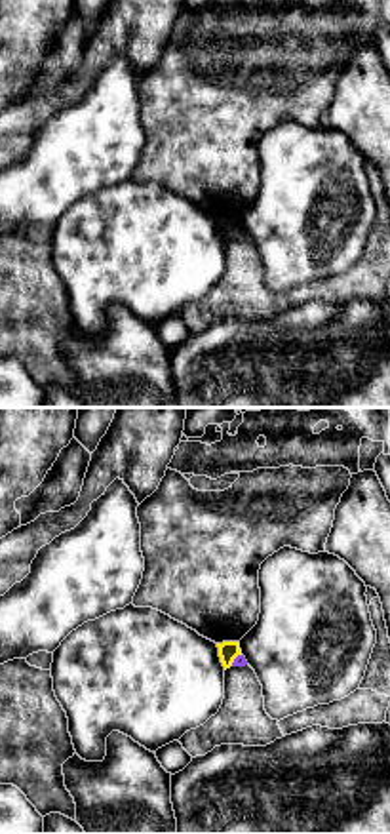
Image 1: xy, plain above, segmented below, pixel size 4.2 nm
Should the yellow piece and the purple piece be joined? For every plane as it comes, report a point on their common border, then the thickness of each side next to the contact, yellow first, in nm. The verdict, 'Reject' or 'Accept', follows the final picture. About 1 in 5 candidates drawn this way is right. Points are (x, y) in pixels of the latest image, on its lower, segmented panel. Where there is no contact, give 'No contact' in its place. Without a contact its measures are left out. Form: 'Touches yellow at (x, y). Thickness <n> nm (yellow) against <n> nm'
Touches yellow at (234, 657). Thickness 80 nm (yellow) against 50 nm

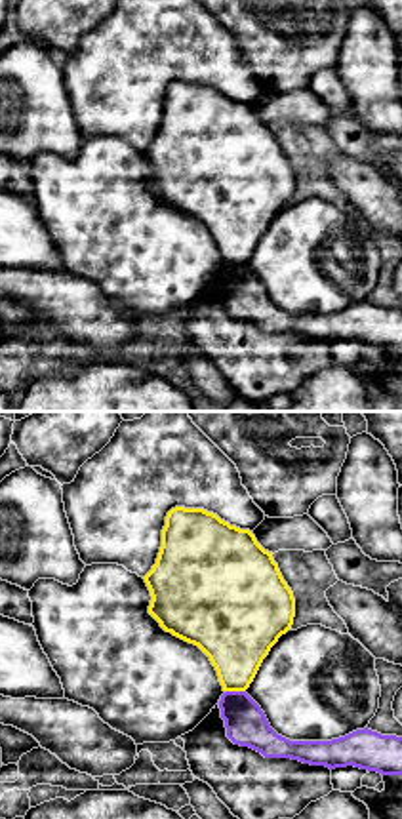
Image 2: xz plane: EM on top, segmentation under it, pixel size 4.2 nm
Touches yellow at (235, 690). Thickness 320 nm (yellow) against 180 nm

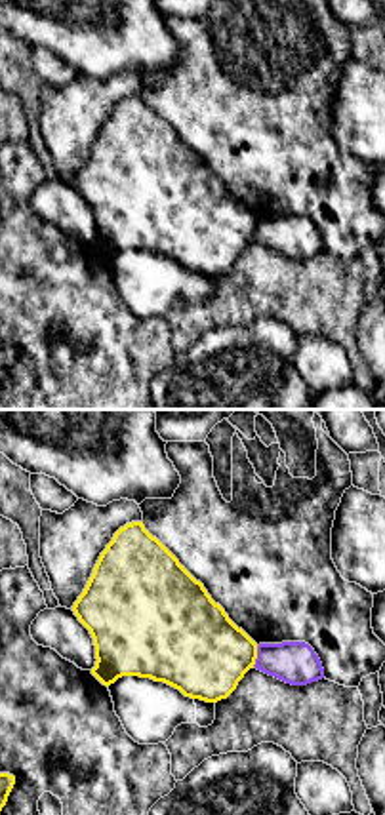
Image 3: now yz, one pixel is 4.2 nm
Touches yellow at (256, 655). Thickness 380 nm (yellow) against 180 nm

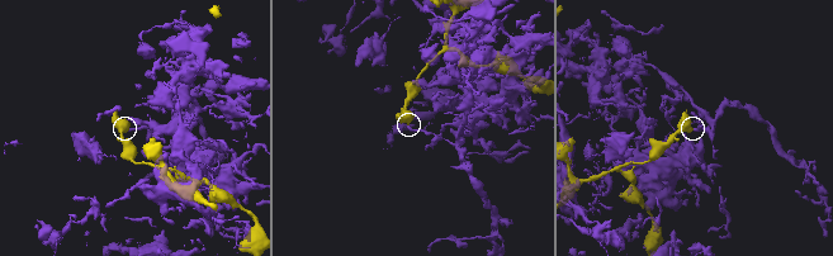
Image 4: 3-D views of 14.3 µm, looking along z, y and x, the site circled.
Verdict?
Reject

